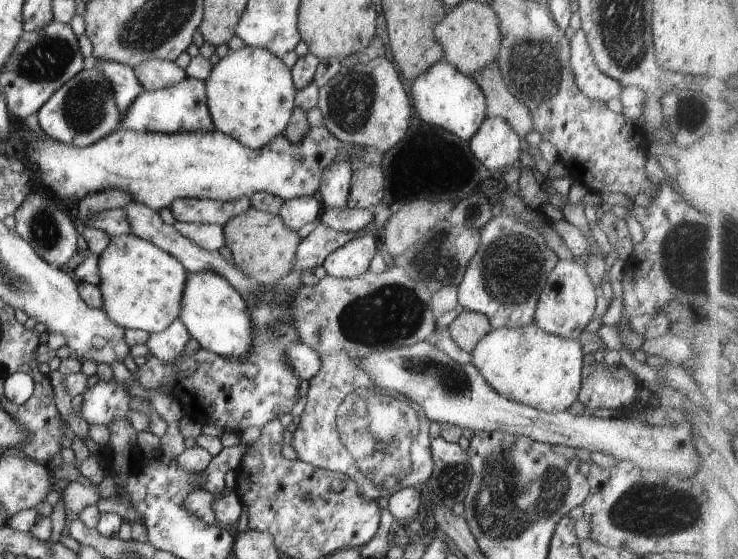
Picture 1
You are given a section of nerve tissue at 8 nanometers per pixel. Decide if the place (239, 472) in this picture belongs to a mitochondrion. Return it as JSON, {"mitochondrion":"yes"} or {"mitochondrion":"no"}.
{"mitochondrion":"no"}

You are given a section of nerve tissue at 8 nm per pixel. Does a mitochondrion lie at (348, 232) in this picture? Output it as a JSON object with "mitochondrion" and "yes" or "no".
{"mitochondrion":"no"}

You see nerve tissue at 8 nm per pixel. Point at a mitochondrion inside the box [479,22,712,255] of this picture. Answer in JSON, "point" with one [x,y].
{"point":[533,63]}

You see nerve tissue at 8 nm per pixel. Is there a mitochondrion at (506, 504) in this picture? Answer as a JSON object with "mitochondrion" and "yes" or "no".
{"mitochondrion":"yes"}

